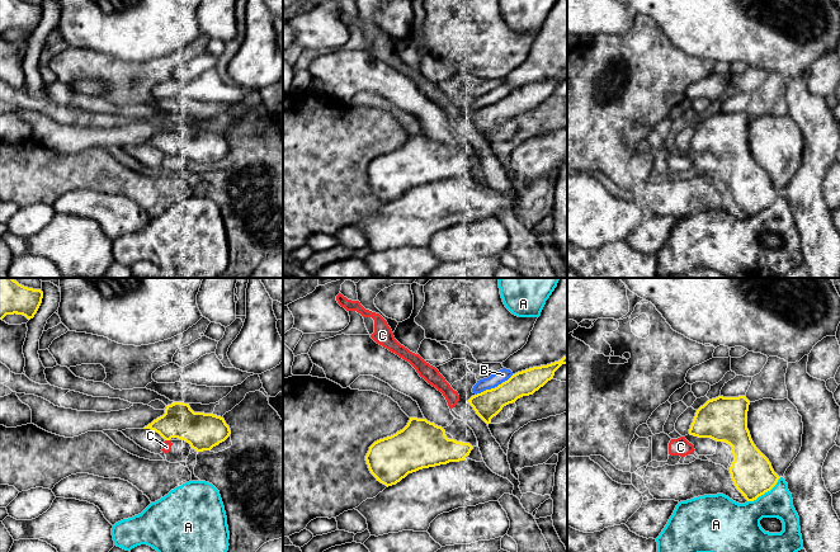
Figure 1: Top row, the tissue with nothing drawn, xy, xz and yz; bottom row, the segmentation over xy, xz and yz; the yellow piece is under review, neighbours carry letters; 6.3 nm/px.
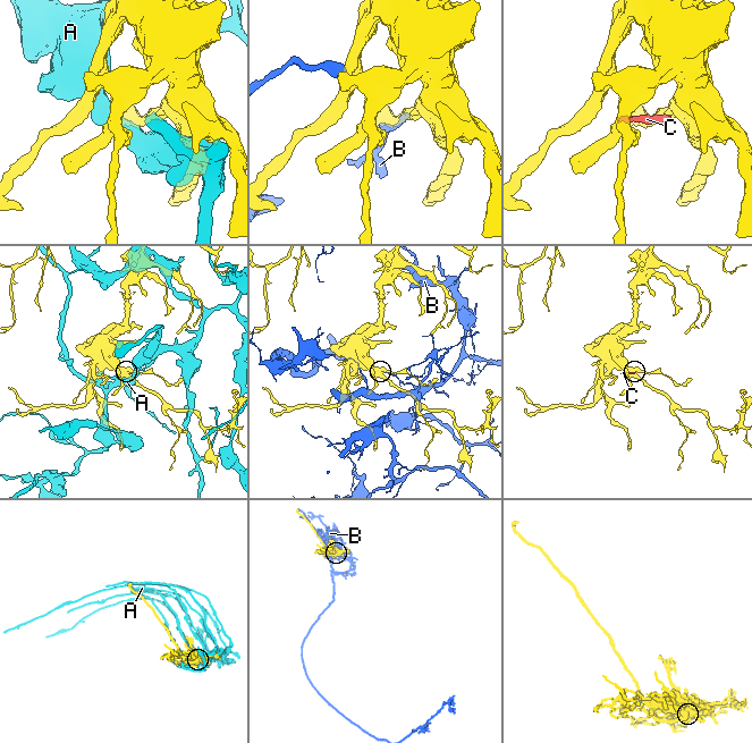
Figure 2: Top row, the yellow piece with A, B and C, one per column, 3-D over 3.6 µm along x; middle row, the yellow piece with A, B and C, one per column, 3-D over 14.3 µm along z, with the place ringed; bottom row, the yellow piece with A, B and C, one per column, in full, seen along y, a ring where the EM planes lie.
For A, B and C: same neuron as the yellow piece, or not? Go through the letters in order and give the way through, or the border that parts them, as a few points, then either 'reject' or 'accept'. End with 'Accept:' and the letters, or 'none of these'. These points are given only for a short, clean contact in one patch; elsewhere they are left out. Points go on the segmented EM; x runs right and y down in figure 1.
A: reject
B: reject
C: reject
Accept: none of these

